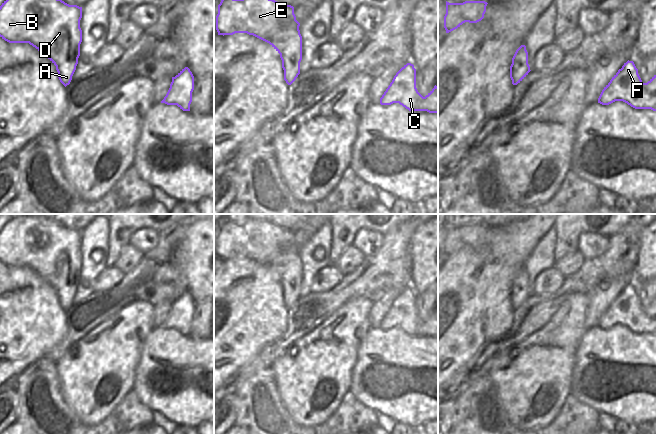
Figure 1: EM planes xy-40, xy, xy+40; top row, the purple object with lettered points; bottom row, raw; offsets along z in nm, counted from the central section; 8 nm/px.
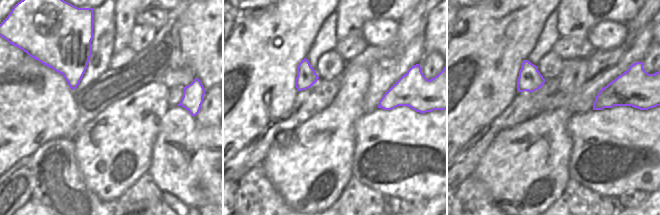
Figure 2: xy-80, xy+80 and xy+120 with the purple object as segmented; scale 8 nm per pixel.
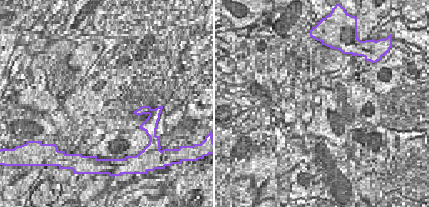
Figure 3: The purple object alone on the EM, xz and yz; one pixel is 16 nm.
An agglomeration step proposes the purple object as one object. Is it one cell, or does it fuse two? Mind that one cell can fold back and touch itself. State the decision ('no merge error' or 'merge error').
no merge error

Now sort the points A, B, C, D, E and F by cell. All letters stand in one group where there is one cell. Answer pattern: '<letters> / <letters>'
A B C D E F

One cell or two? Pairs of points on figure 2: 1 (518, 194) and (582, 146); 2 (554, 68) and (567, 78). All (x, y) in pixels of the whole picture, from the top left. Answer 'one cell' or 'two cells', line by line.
1: two cells
2: two cells

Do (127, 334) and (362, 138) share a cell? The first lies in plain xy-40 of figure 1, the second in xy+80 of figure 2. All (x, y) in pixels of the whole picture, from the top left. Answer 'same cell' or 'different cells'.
different cells

